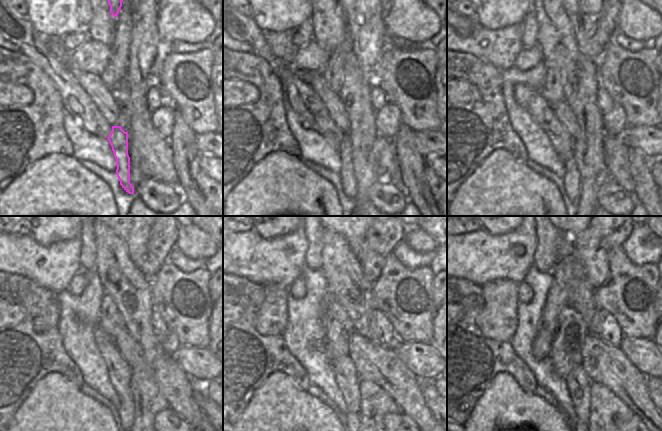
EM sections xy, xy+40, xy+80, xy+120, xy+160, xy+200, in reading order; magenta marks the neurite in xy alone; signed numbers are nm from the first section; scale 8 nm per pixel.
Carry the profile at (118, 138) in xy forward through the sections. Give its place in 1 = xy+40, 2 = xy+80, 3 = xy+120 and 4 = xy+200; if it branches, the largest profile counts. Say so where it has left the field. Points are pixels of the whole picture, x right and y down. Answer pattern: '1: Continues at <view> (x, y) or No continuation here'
1: Continues at xy+40 (347, 178)
2: Continues at xy+80 (571, 179)
3: Continues at xy+120 (126, 408)
4: Continues at xy+200 (576, 419).

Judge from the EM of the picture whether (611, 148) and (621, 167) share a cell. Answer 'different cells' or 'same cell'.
same cell

